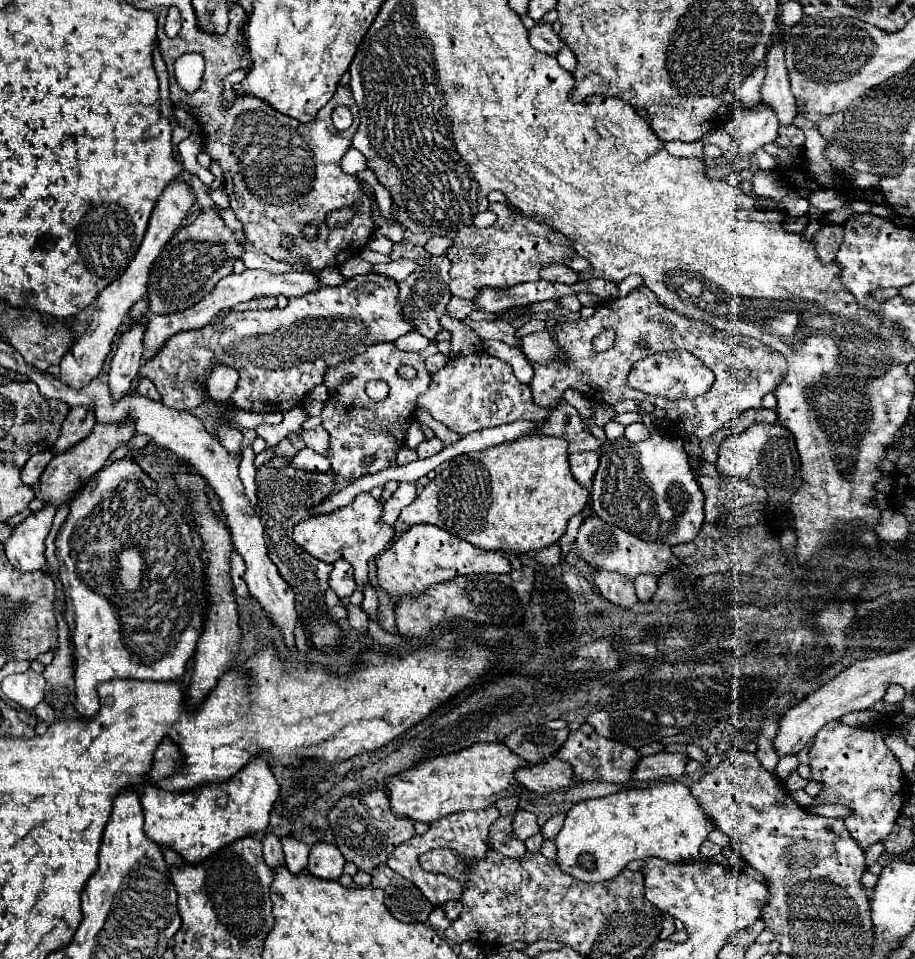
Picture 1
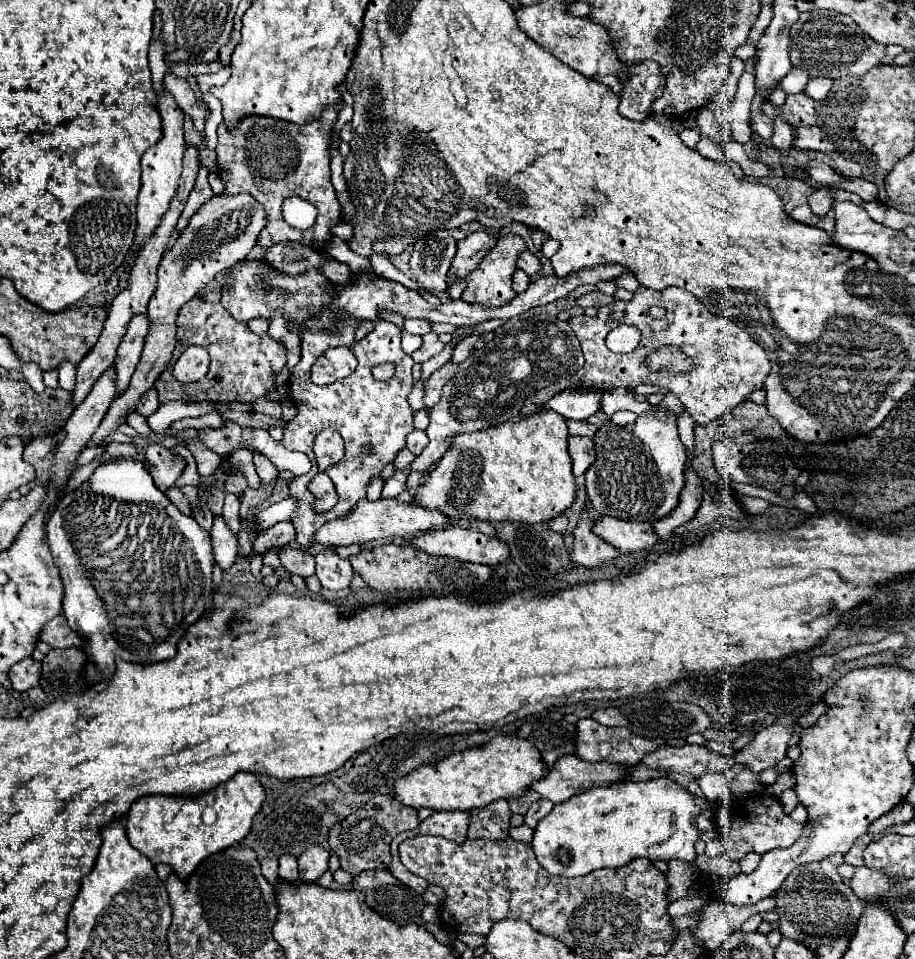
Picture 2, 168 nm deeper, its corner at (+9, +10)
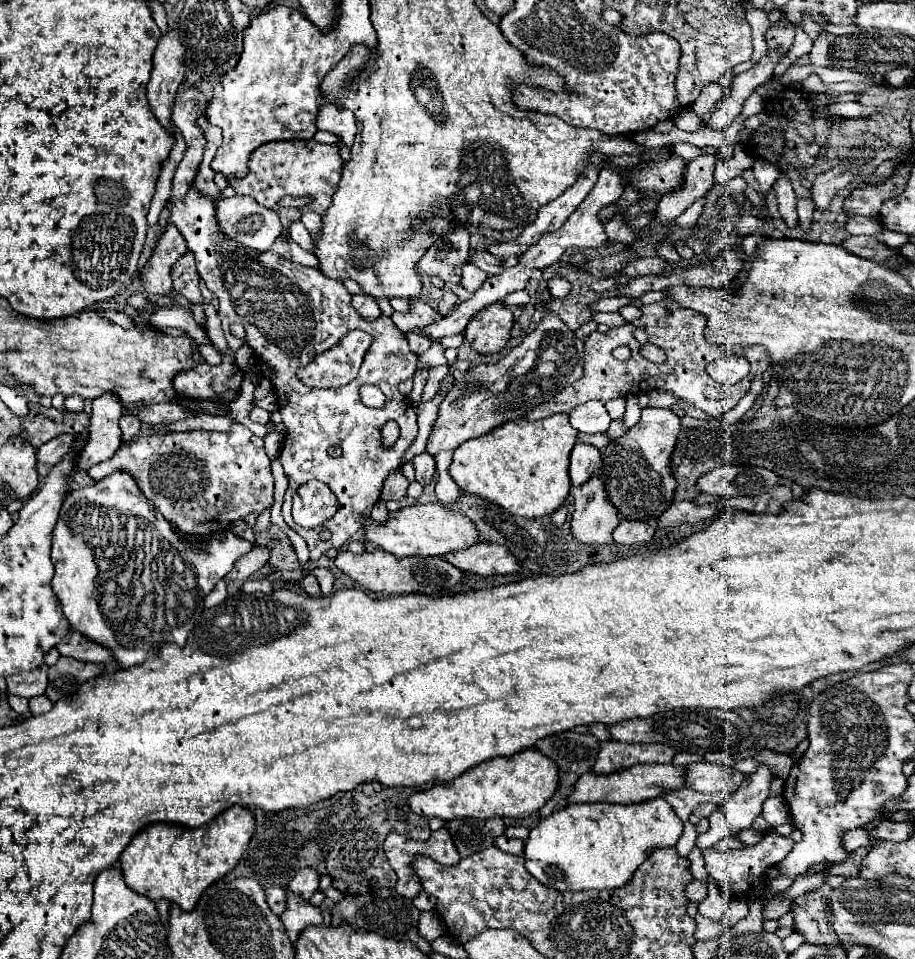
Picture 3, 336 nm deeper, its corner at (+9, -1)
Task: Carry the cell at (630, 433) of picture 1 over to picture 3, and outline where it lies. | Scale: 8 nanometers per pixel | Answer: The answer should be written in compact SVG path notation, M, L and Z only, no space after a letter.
M628 402L628 404L626 404L626 414L624 414L624 418L622 418L622 424L624 424L626 428L632 428L638 420L640 420L640 408L638 408L638 404Z

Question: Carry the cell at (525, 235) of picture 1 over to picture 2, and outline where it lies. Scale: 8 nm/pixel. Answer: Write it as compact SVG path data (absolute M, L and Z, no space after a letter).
M498 235L498 243L496 247L482 259L482 263L478 265L476 271L472 271L466 279L468 287L462 293L462 299L466 303L478 303L478 305L486 305L486 307L500 307L510 303L516 293L512 289L512 273L516 271L516 255L522 253L526 249L526 243L516 237L516 235Z

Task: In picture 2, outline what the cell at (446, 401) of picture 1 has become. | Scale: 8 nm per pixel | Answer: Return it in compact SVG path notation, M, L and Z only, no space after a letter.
M446 363L438 371L432 373L432 377L426 381L426 397L424 397L426 409L432 409L434 403L438 403L438 399L442 395L442 387L448 383L448 379L452 379L452 375L454 375L456 369L458 369L458 365Z

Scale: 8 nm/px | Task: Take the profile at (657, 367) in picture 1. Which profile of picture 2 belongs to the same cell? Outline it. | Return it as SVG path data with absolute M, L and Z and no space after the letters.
M664 347L656 353L650 355L650 359L646 359L650 369L668 369L668 371L690 371L690 367L694 367L678 347Z

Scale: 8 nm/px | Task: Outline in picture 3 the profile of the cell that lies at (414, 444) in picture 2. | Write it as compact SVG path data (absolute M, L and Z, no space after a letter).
M422 452L422 454L414 456L412 466L414 466L414 470L416 470L416 480L418 480L420 484L424 484L424 486L430 484L432 476L434 476L434 472L436 472L434 456L430 456L428 452Z

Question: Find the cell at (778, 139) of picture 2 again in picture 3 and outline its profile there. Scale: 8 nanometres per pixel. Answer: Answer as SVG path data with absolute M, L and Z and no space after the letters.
M780 172L776 184L774 184L774 192L776 192L776 198L778 198L778 210L780 210L780 216L786 220L788 226L796 226L798 222L798 214L796 214L796 194L792 190L792 184L790 184L790 178Z

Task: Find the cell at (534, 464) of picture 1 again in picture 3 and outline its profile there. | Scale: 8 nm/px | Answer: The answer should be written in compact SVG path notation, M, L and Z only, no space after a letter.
M554 414L550 418L536 420L536 422L528 422L524 418L516 422L506 422L504 426L494 428L490 434L484 434L482 438L474 438L458 446L454 450L452 464L448 466L448 474L458 484L458 488L466 494L484 498L486 502L492 502L516 516L540 518L556 512L570 496L572 484L568 478L568 456L576 442L576 434L578 432L570 426L566 414Z

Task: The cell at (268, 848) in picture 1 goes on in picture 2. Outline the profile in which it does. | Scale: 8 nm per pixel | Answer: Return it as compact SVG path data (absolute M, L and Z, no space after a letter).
M262 859L260 865L262 865L262 875L276 889L276 885L278 885L278 861L276 859Z

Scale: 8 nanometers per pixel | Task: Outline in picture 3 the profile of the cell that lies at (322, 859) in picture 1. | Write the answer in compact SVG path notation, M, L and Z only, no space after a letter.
M302 868L290 880L288 886L290 886L292 892L296 892L298 896L302 896L304 900L310 900L310 896L318 890L318 882L320 882L320 874L316 872L316 868Z

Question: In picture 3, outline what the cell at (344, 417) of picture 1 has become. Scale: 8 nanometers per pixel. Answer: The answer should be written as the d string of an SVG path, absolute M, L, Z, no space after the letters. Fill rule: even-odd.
M194 186L184 198L170 206L170 212L170 222L180 230L188 248L196 256L200 278L206 282L212 294L218 294L218 316L222 320L228 346L238 350L246 342L260 358L276 368L272 386L278 398L278 412L282 414L286 426L280 462L284 472L290 476L282 504L282 516L286 524L306 540L310 548L310 560L316 562L328 550L344 546L356 532L360 532L360 520L370 514L372 506L378 502L384 478L402 466L404 454L418 434L414 406L398 390L398 384L412 378L416 372L418 356L408 348L406 338L394 326L390 316L382 314L382 318L376 322L362 320L350 306L350 292L342 282L326 278L318 268L300 266L270 250L250 250L226 238L216 224L214 200L198 194ZM232 324L244 326L244 340L230 332ZM350 330L364 330L372 336L372 344L358 376L350 384L336 390L314 390L302 384L296 378L296 372L310 364L318 354L338 344ZM362 384L374 384L384 392L386 406L382 410L368 408L360 402L358 388ZM386 420L396 420L400 426L400 436L390 448L382 446L382 426ZM330 446L340 446L344 454L340 458L328 456L326 450ZM308 480L324 482L338 498L336 516L314 532L302 530L290 516L292 494L298 490L298 486L302 486L302 482ZM322 530L330 530L332 538L322 540Z

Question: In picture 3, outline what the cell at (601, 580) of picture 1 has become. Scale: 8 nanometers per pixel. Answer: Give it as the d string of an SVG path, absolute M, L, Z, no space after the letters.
M592 476L586 484L570 490L574 512L572 512L572 534L586 546L610 546L612 530L618 526L618 512L608 502L604 492L602 476Z

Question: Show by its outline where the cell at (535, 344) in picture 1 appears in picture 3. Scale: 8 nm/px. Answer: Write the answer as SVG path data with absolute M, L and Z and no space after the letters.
M548 314L524 340L496 364L478 364L466 372L446 394L426 446L428 454L454 450L462 442L480 438L504 422L524 418L534 406L574 384L584 374L584 342L554 314Z

